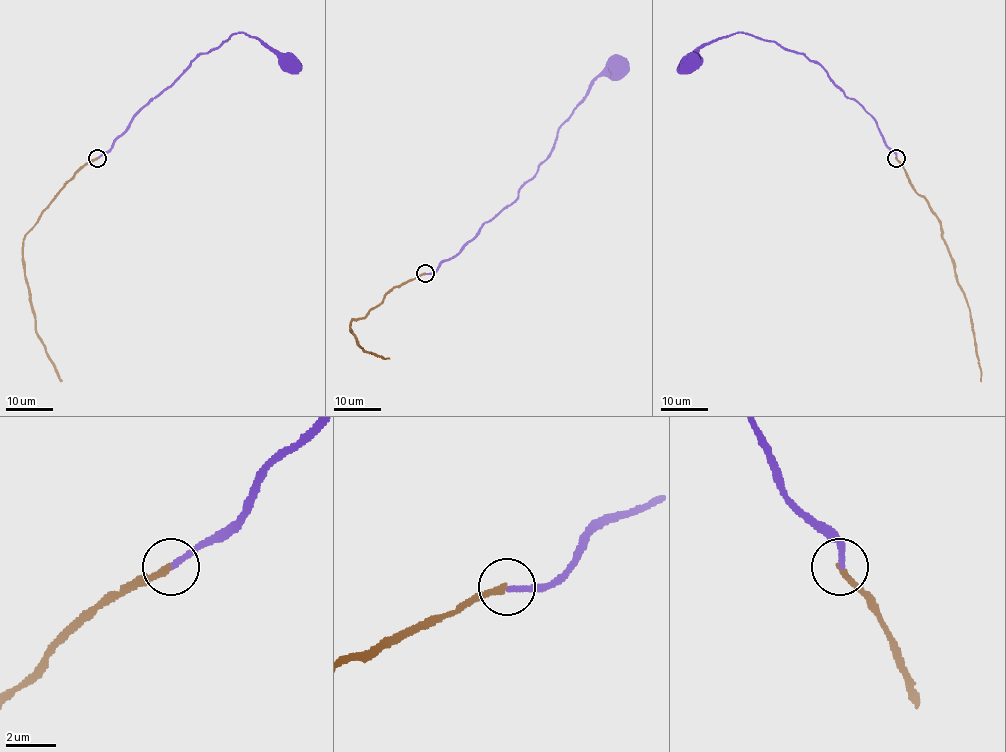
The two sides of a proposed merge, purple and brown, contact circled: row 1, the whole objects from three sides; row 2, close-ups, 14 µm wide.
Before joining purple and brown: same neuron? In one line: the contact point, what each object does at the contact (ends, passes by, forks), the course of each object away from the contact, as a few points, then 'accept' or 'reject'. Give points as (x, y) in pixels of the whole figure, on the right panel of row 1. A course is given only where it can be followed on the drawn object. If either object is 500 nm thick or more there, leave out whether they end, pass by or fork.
place (896, 158); purple ends; brown ends; course purple (896, 158), (875, 119), (803, 54), (734, 33), (706, 42), (698, 60), (690, 61); course brown (896, 158), (909, 183), (924, 198), (940, 224), (955, 277), (969, 309), (981, 381); accept

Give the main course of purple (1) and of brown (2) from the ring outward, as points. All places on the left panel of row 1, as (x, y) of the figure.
1: (98, 158), (106, 153), (148, 101), (201, 54), (212, 50), (231, 35), (244, 33), (264, 42), (288, 61)
2: (98, 158), (86, 163), (67, 183), (23, 241), (24, 277), (36, 332), (61, 381)

